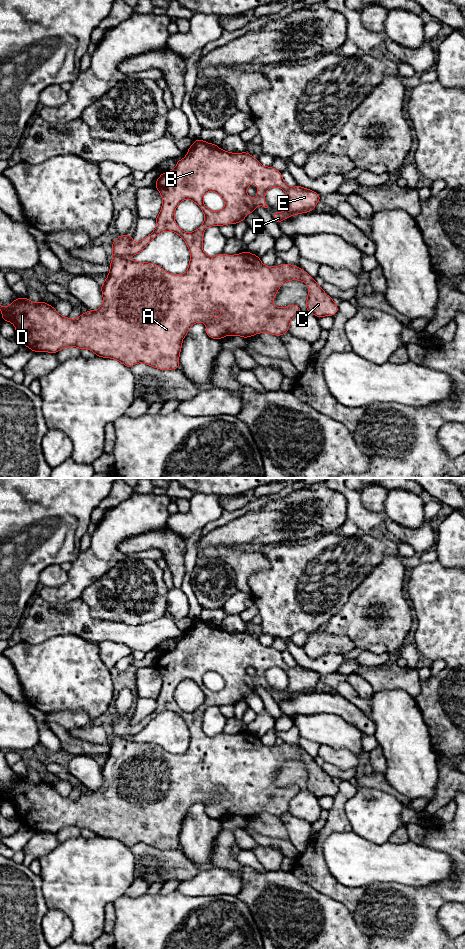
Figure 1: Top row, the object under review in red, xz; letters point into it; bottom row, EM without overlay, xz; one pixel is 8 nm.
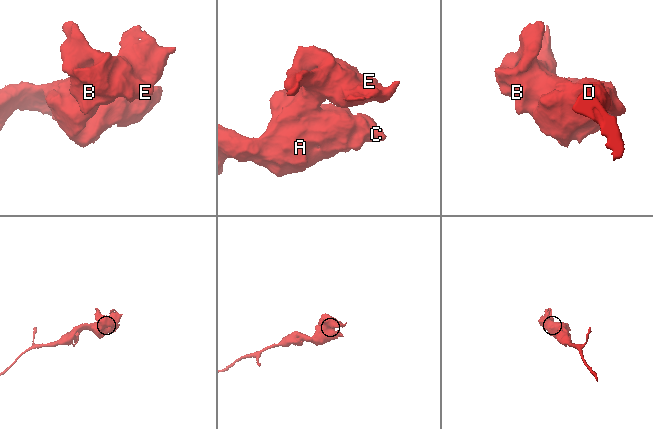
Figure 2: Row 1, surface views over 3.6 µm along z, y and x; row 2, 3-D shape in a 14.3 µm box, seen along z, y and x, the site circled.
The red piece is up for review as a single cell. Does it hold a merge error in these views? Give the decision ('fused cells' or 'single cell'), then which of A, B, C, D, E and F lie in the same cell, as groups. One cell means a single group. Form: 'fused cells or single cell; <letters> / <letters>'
single cell; A B C D E F

